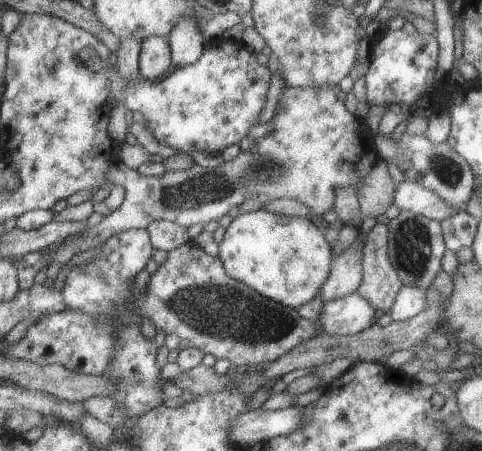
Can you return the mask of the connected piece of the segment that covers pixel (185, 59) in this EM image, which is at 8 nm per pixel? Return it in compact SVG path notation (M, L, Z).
M184 18L172 29L168 41L171 46L173 68L196 63L207 45L198 24Z

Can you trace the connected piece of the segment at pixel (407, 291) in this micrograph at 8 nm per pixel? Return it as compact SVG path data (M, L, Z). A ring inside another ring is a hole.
M402 285L391 306L394 321L405 321L419 315L427 306L427 289L420 286Z

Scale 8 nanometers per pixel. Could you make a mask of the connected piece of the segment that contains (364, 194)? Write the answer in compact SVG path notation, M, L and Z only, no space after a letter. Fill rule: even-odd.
M384 160L378 161L365 178L365 186L360 187L357 192L361 210L358 218L361 222L351 224L359 229L366 216L377 218L380 214L384 214L393 204L395 190L396 184L388 171L388 163Z

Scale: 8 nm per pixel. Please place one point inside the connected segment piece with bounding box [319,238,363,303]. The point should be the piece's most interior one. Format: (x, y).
(346, 274)

